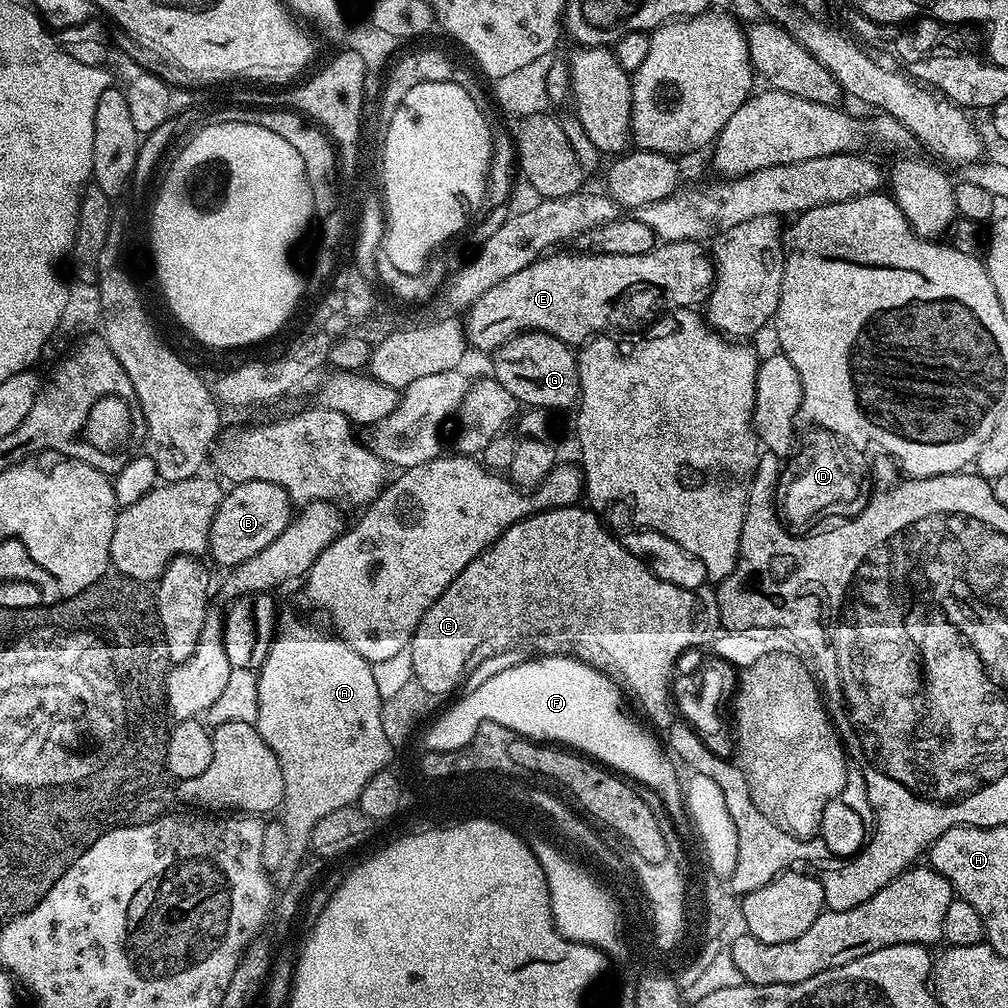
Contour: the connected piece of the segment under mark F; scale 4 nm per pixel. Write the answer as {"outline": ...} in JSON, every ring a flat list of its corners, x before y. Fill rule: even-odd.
{"outline":[[542,656,510,670,502,670,502,674,494,674,494,678,482,682,478,690,466,694,466,698,455,700,436,716,441,715,429,726,428,733,424,736,424,748,429,752,458,751,470,742,481,722,498,722,511,729,517,737,531,738,537,742,555,742,587,754,591,759,615,770,621,777,656,792,673,822,677,826,688,824,690,817,685,807,685,789,682,787,681,777,676,777,677,765,670,759,662,744,660,749,659,742,647,732,649,729,624,709,621,689,616,689,598,669,591,668,582,661,583,659,571,656]]}

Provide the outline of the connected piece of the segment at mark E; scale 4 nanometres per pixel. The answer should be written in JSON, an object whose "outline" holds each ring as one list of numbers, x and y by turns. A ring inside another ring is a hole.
{"outline":[[688,240,660,242,646,254,606,254,587,250,576,250,573,256,568,252,560,252,557,256,544,254,525,269,486,290,473,302,462,320,465,341,478,351,491,354,514,335,545,332,563,344,580,346,593,336,611,333,611,328,632,328,669,310,695,309,707,301,716,280,715,267,705,253,704,256,700,253,700,248,697,241]]}

